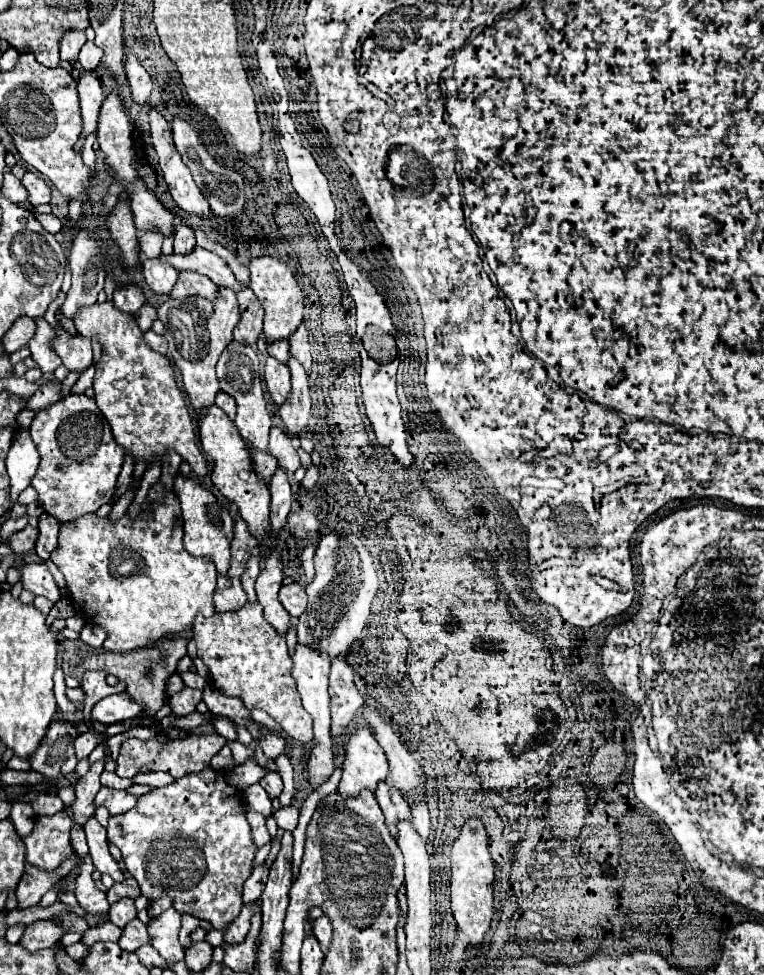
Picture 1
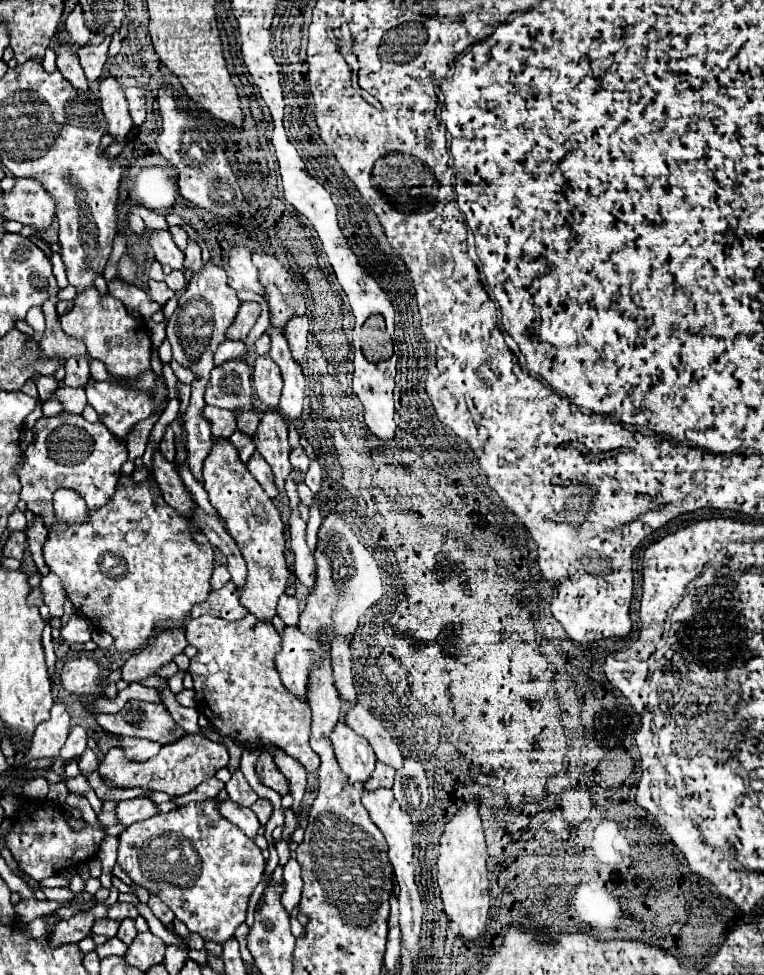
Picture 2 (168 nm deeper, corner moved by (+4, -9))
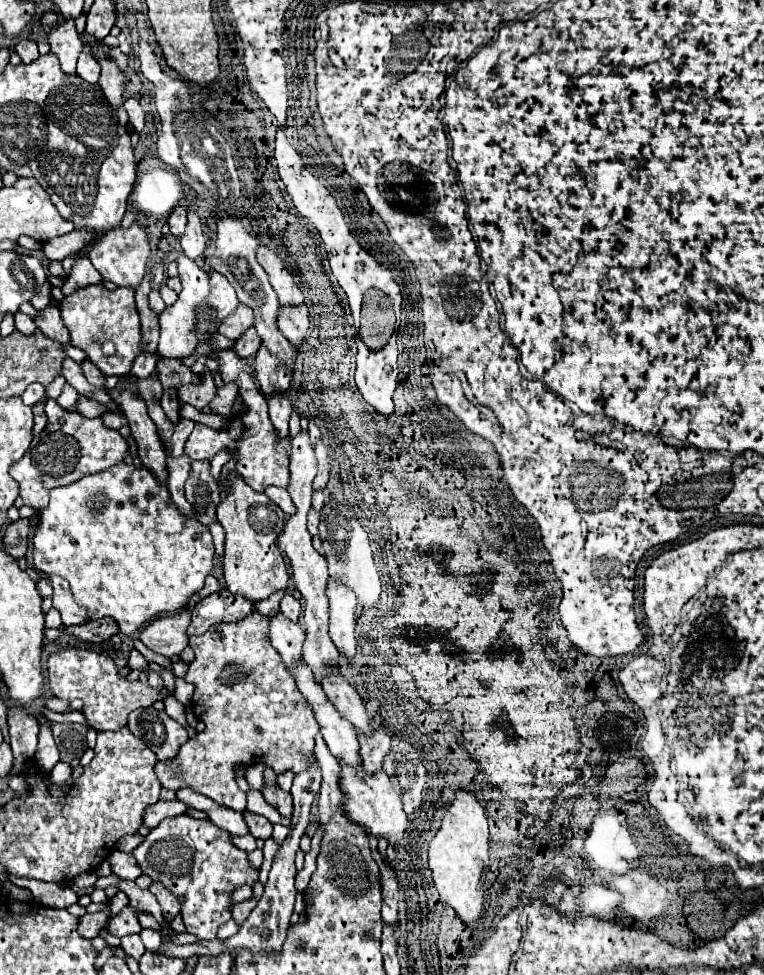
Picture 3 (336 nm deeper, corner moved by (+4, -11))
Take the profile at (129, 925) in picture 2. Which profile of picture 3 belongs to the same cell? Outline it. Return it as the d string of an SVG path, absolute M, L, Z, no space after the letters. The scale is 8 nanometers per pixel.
M130 934L130 936L126 936L126 938L122 938L122 950L126 952L126 954L130 954L132 958L140 958L142 954L144 954L144 944L142 944L142 940L140 940L140 936L138 934Z

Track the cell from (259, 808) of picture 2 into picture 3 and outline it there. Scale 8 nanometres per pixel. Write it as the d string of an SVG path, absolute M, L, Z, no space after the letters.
M248 810L244 812L244 816L246 816L246 822L250 826L250 834L252 836L262 838L262 840L272 836L272 822L268 818L264 818L260 814L254 814L254 812L248 812Z

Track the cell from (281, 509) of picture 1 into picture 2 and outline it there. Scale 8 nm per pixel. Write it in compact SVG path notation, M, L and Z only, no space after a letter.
M268 410L262 414L258 430L254 434L256 450L262 454L262 458L270 464L278 490L282 490L282 484L286 476L290 474L290 444L288 444L288 424L286 418L278 410Z

